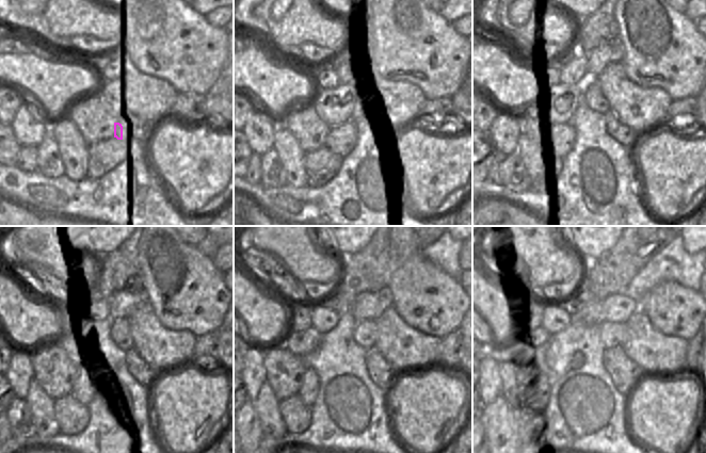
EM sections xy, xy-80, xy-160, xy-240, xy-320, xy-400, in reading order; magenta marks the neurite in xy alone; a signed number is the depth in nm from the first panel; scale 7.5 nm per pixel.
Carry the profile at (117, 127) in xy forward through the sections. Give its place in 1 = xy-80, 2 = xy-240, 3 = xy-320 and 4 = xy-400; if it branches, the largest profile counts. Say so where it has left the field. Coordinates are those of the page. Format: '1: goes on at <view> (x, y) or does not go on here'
1: goes on at xy-80 (341, 139)
2: goes on at xy-240 (82, 388)
3: goes on at xy-320 (307, 392)
4: goes on at xy-400 (541, 395)

